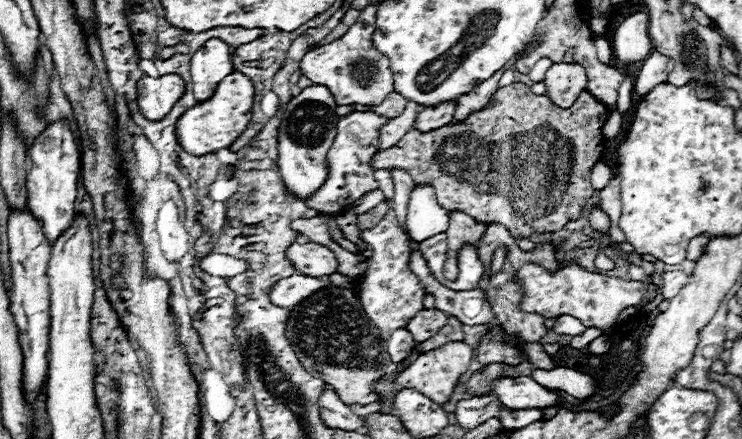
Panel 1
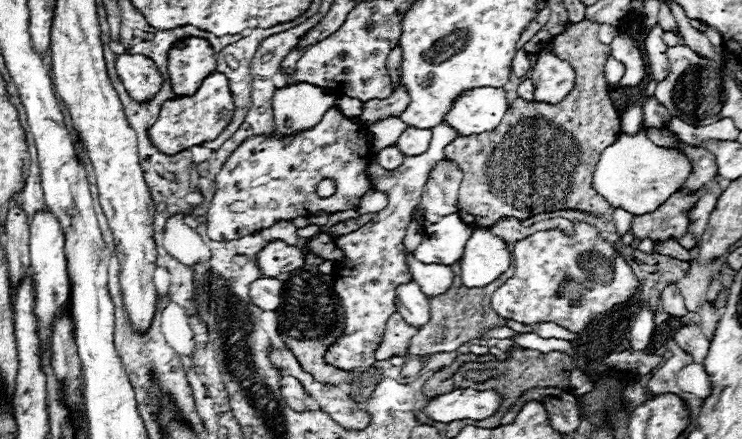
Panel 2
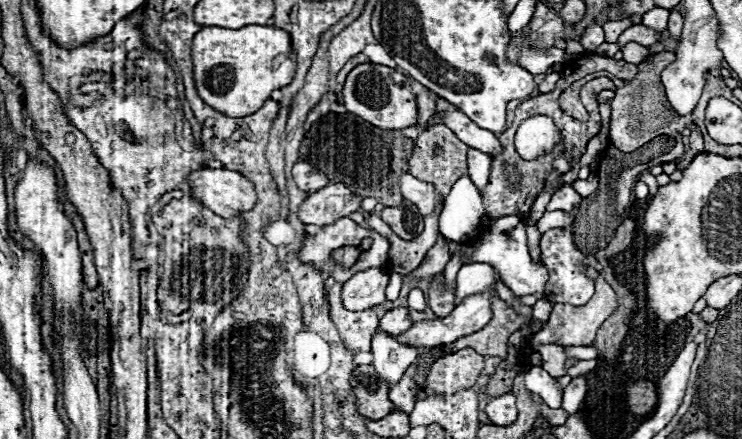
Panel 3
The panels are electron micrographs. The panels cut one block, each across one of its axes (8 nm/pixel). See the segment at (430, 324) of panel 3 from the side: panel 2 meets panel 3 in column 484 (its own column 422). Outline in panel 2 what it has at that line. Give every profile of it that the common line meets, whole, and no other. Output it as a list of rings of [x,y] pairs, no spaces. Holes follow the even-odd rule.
[[[410,280],[406,284],[400,284],[396,288],[394,304],[396,304],[396,310],[400,312],[400,316],[410,326],[420,328],[422,324],[426,324],[430,320],[428,298],[426,298],[426,294],[420,290],[420,286],[414,280]]]

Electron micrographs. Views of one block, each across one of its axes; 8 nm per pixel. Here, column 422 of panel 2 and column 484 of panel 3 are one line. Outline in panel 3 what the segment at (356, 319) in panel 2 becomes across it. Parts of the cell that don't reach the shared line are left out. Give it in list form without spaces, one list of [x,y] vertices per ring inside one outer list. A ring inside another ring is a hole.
[[[468,148],[468,170],[478,190],[484,190],[484,184],[488,182],[488,174],[490,174],[490,156],[486,152]]]

